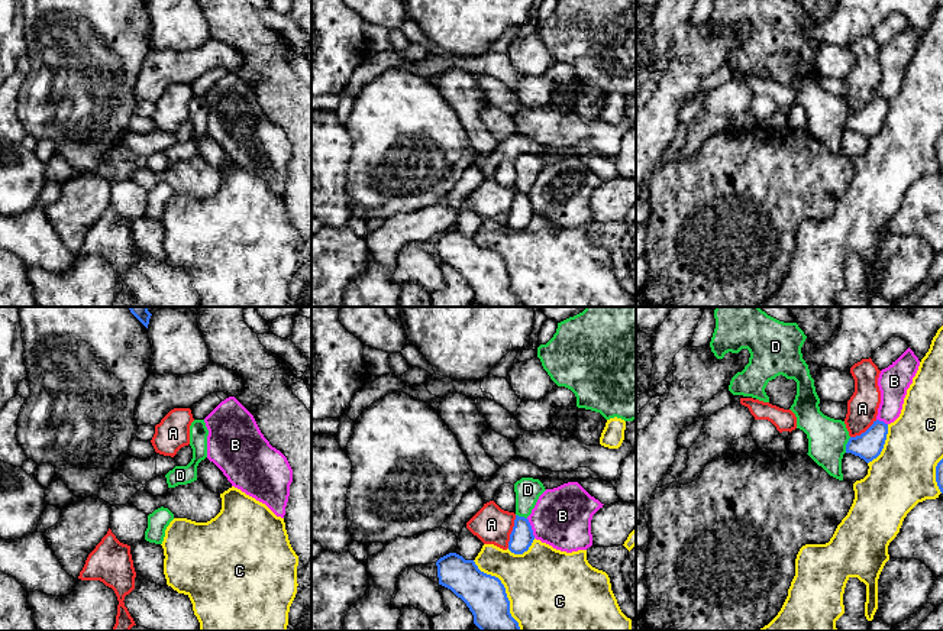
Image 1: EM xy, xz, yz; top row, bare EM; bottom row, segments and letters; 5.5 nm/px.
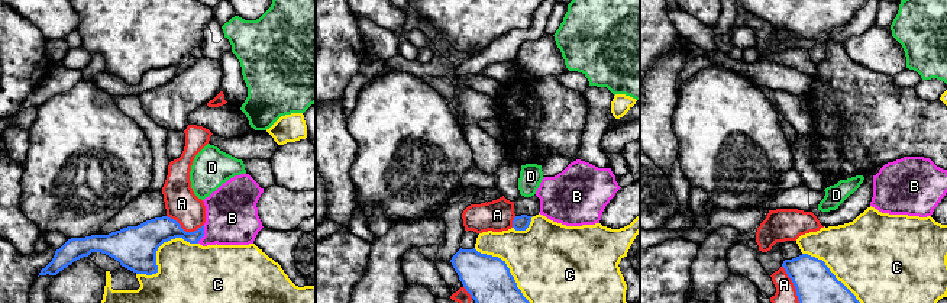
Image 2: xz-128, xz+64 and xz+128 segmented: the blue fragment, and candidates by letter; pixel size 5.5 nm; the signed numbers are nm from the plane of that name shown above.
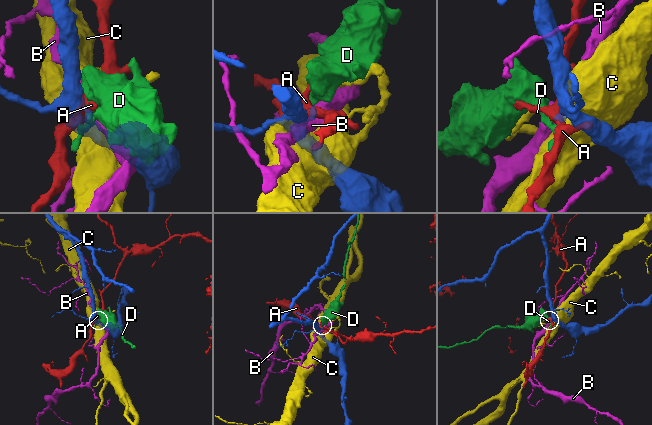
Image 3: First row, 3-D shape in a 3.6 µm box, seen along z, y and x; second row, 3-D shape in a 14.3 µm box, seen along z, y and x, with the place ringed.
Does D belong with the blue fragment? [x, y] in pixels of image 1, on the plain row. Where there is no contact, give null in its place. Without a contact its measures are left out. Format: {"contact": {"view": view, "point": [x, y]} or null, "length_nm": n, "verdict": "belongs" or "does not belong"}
{"contact": {"view": "yz", "point": [846, 120]}, "length_nm": 90, "verdict": "does not belong"}

